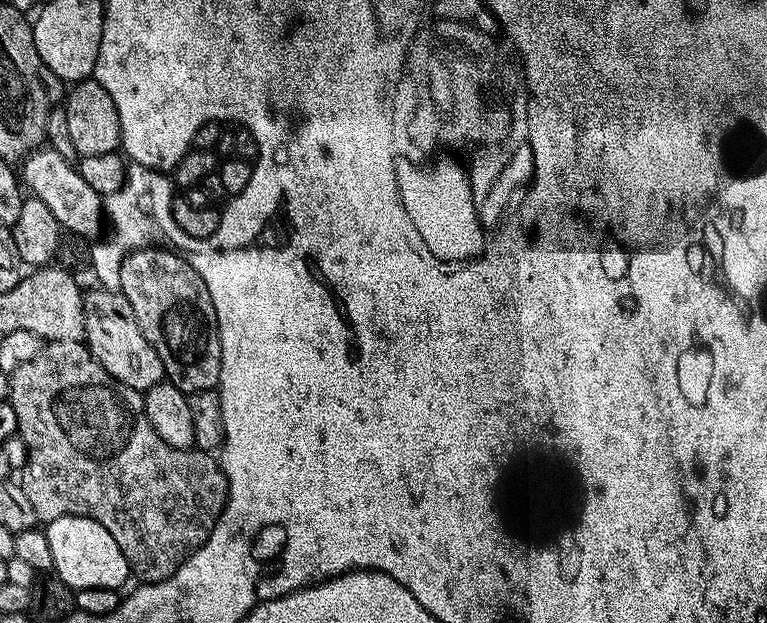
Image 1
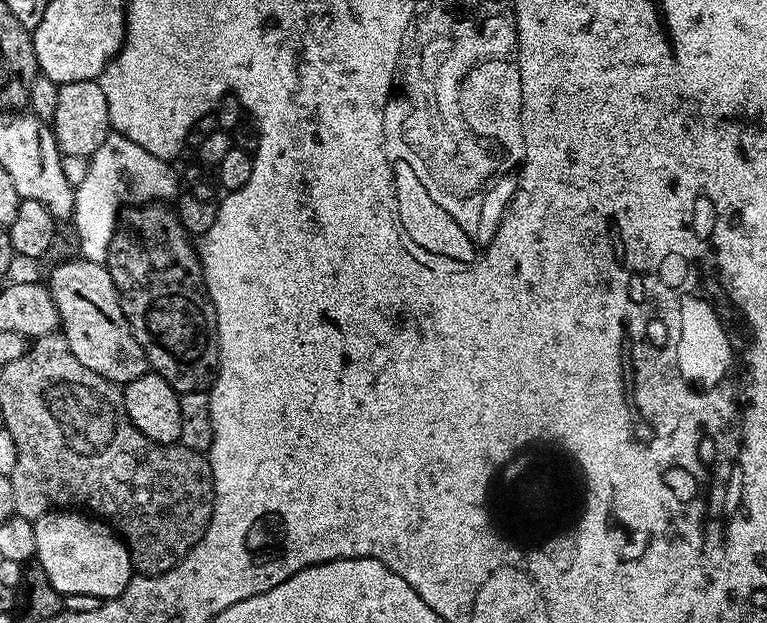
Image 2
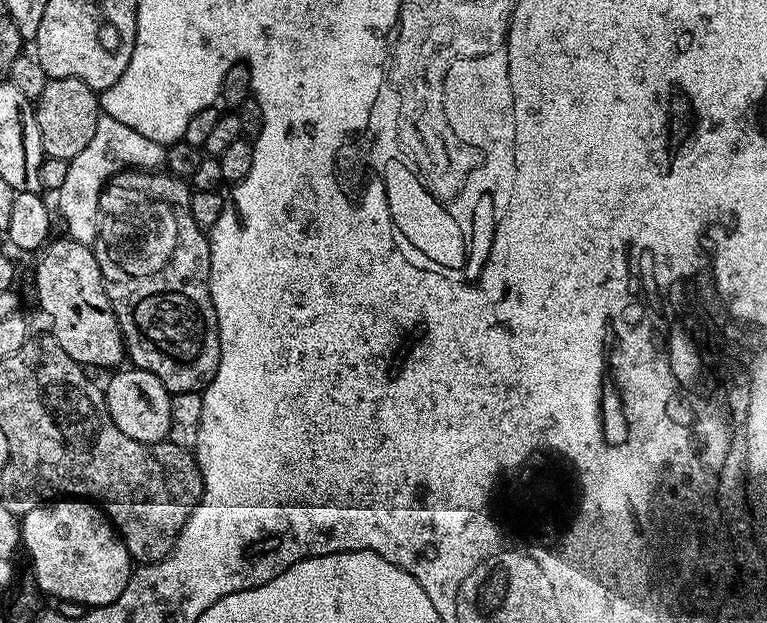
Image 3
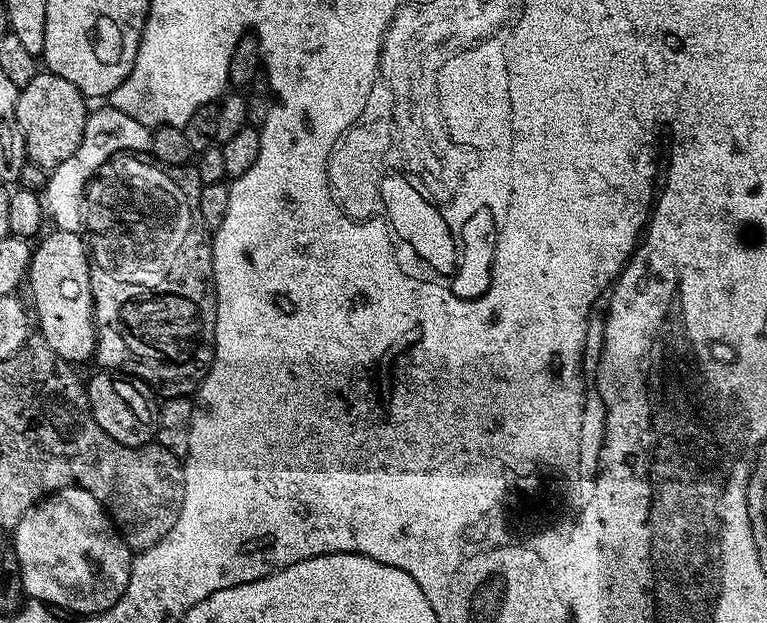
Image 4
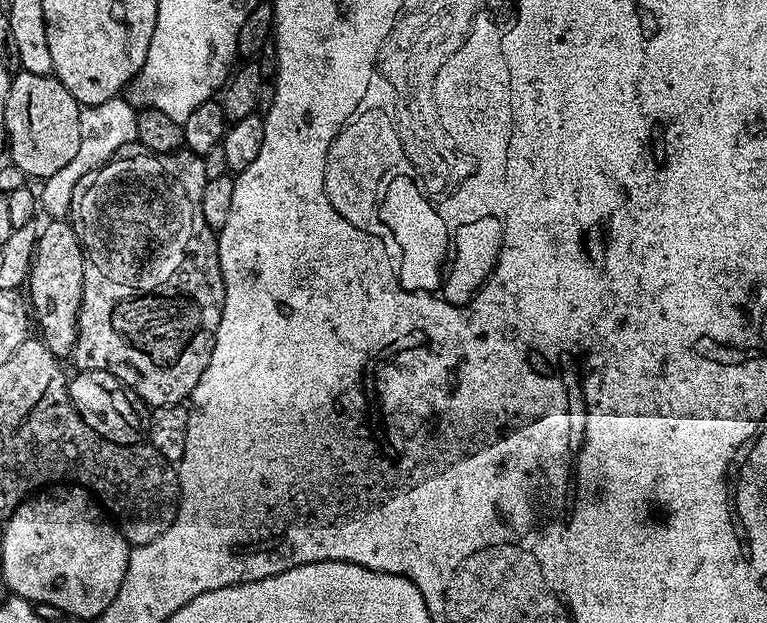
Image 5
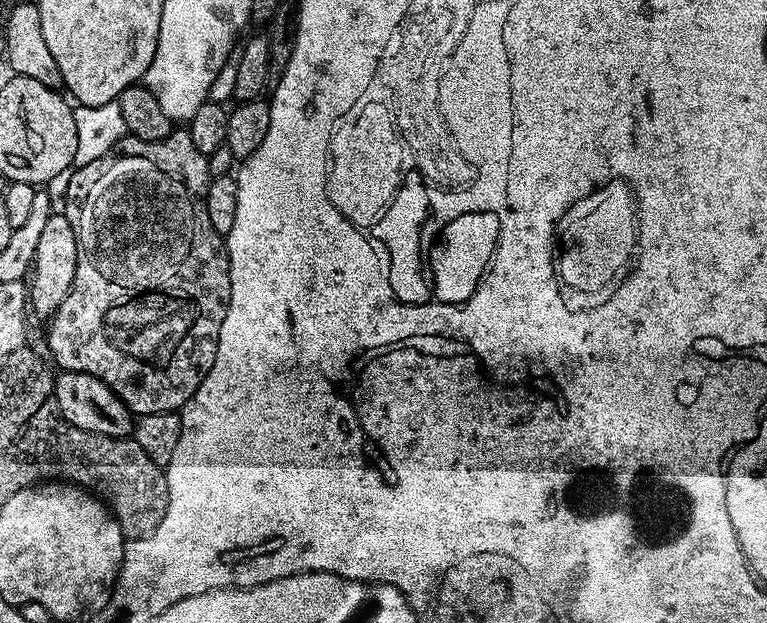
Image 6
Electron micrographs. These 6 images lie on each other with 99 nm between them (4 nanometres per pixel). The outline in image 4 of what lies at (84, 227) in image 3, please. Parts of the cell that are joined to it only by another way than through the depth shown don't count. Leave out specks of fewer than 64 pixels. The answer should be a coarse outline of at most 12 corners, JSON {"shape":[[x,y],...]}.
{"shape":[[115,106],[93,109],[78,150],[42,193],[61,232],[83,229],[84,193],[112,157],[152,132]]}

